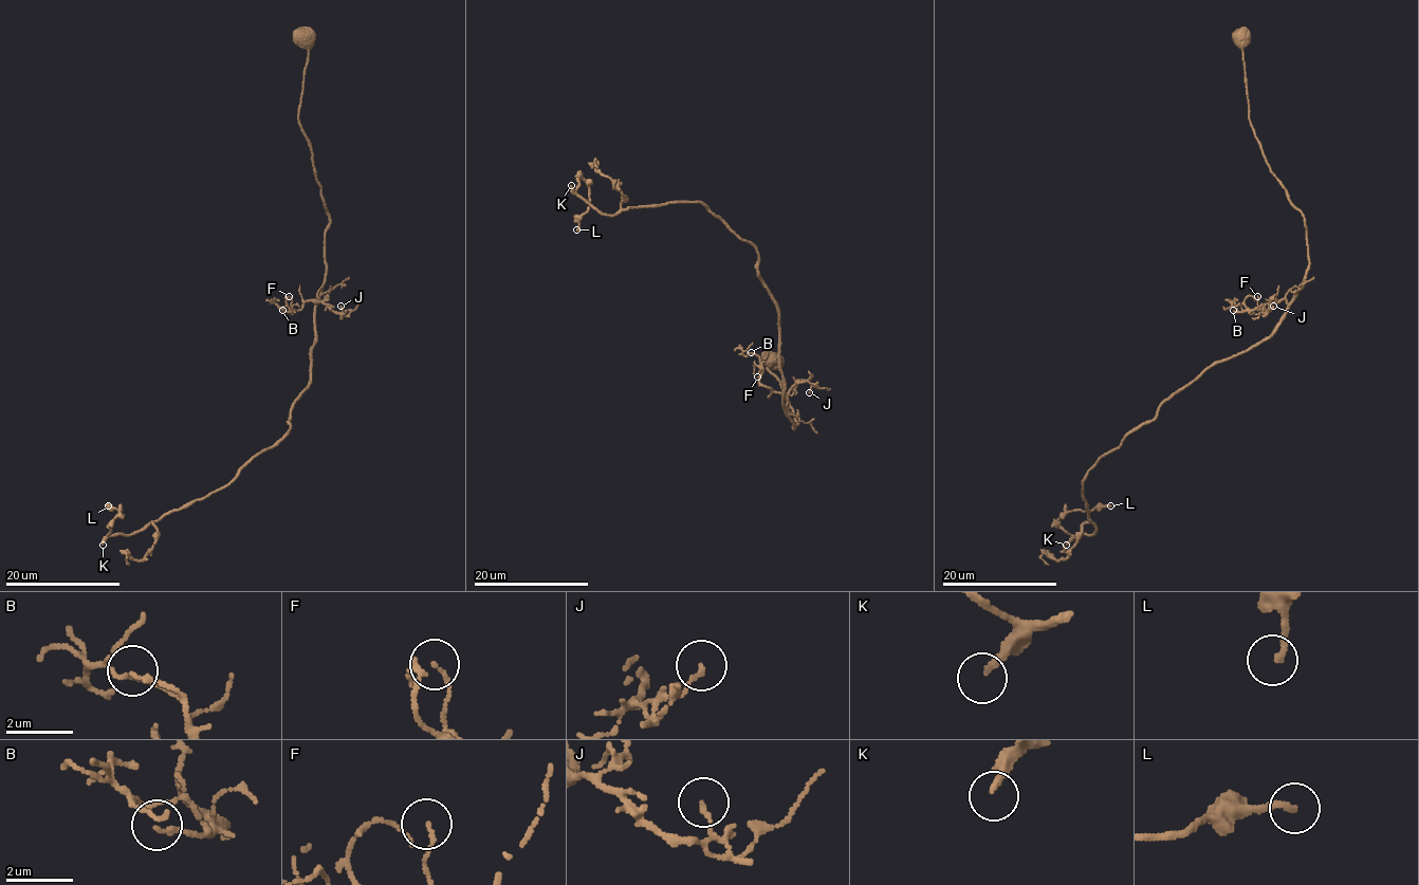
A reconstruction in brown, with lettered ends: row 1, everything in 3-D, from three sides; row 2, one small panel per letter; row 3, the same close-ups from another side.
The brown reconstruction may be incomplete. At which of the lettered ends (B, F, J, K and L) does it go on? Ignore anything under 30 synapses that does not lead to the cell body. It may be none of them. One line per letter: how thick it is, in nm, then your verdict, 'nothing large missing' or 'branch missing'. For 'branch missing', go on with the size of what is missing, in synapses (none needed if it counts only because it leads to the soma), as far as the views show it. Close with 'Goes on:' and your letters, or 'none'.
B: 140 nm thick; nothing large missing
F: 110 nm thick; nothing large missing
J: 110 nm thick; nothing large missing
K: 200 nm thick; branch missing; about 120 synapses
L: 200 nm thick; nothing large missing
Goes on: K

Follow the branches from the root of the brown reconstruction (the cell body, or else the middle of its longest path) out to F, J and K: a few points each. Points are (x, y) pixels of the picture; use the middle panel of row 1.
F: (773, 357), (776, 362), (767, 368), (780, 382), (797, 423), (793, 428), (787, 398), (757, 376)
J: (773, 357), (767, 368), (780, 382), (793, 428), (785, 408), (789, 391), (808, 381), (809, 392)
K: (773, 357), (793, 428), (757, 250), (700, 202), (603, 214), (571, 185)

